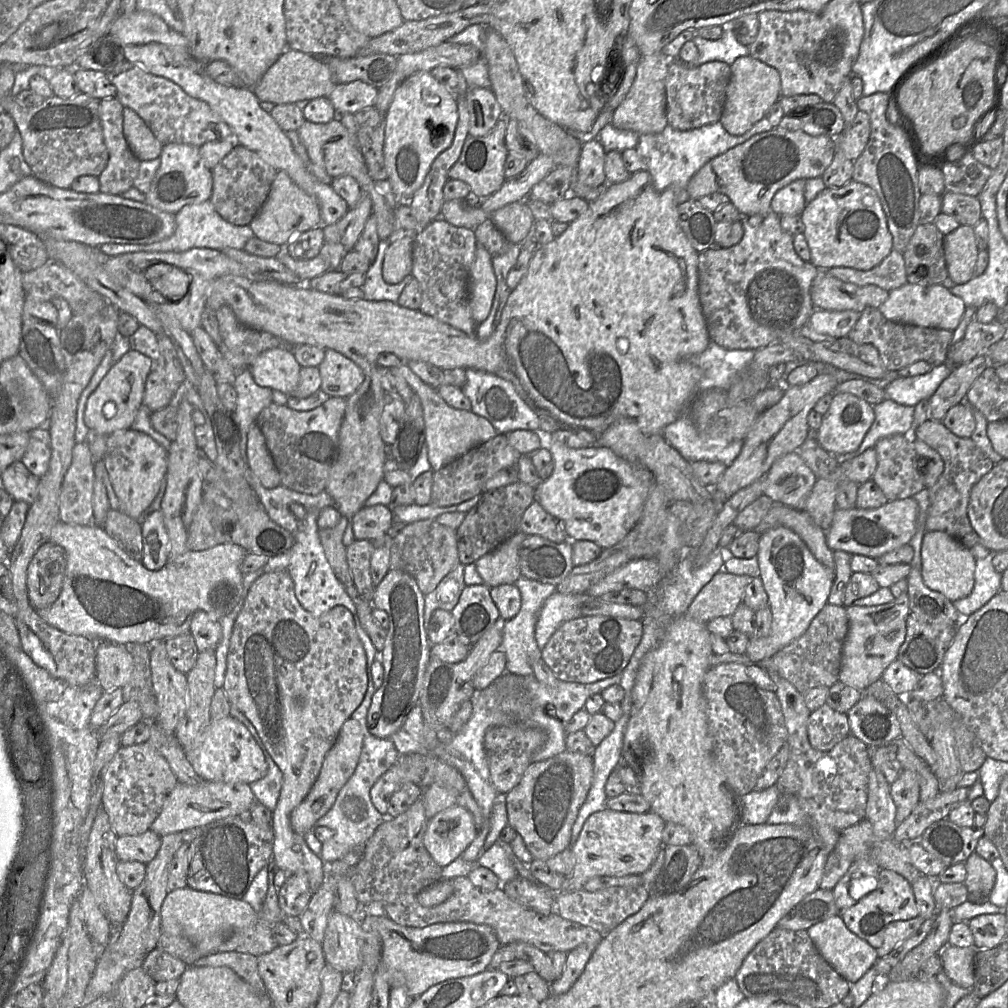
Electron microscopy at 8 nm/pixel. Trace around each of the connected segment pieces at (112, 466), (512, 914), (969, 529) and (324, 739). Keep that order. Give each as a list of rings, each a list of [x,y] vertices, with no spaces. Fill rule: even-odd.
[[[126,429],[107,436],[103,462],[109,474],[116,496],[119,499],[120,511],[141,523],[145,518],[142,516],[143,512],[153,502],[160,490],[161,482],[164,477],[166,478],[168,469],[168,452],[149,435],[140,431]]]
[[[458,876],[451,881],[454,886],[453,894],[437,906],[423,907],[418,903],[417,895],[406,894],[382,908],[368,910],[382,912],[398,925],[415,928],[451,922],[484,924],[492,928],[501,945],[525,942],[544,951],[545,954],[552,951],[568,953],[581,945],[585,945],[593,951],[604,937],[590,927],[562,918],[556,912],[549,915],[536,913],[512,900],[500,887],[494,891],[486,891],[474,886],[467,876]]]
[[[931,419],[914,426],[911,437],[934,449],[942,458],[944,468],[935,484],[927,488],[928,510],[925,520],[926,531],[942,531],[966,547],[975,559],[982,559],[993,553],[986,548],[974,528],[968,514],[968,503],[972,487],[993,467],[994,463],[976,446],[970,438],[960,438],[949,431],[941,422]]]
[[[287,570],[265,573],[252,583],[233,626],[222,688],[229,703],[254,725],[283,773],[280,796],[270,823],[274,832],[273,865],[288,873],[305,873],[312,894],[325,881],[326,863],[309,848],[305,837],[293,830],[290,816],[313,787],[326,754],[334,745],[343,723],[363,701],[367,687],[367,657],[350,610],[335,606],[321,616],[312,615],[298,601]]]

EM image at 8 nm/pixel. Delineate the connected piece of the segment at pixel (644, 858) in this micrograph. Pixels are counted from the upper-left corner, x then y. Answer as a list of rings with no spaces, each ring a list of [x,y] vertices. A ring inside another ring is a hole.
[[[603,809],[591,814],[585,821],[577,841],[571,846],[575,858],[572,877],[563,885],[560,892],[571,892],[583,889],[583,885],[596,876],[641,875],[649,869],[663,847],[665,821],[658,814],[648,811],[631,813]]]

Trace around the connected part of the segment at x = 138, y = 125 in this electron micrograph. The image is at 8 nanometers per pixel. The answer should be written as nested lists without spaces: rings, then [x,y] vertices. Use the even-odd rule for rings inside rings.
[[[128,107],[123,109],[123,133],[131,151],[139,161],[160,157],[163,148],[162,143],[143,119]]]

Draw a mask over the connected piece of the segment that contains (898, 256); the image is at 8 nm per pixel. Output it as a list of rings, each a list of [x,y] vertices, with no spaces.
[[[894,249],[880,264],[870,270],[832,267],[825,271],[829,275],[844,282],[853,283],[859,286],[875,285],[888,292],[907,283],[902,253]]]

